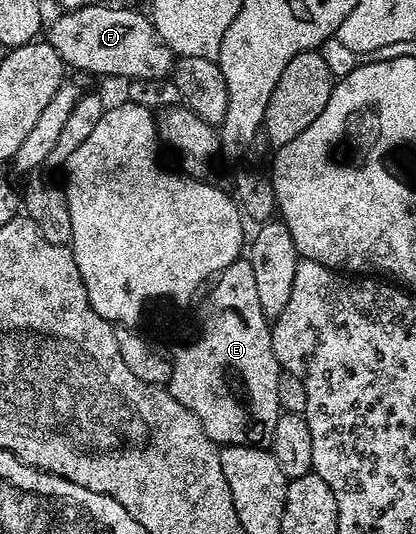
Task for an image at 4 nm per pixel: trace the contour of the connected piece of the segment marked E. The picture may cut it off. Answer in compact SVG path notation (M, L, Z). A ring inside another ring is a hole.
M248 258L236 259L219 272L205 311L209 316L201 327L197 339L186 347L172 352L173 372L167 389L203 425L207 437L218 445L244 445L246 447L265 447L272 444L275 421L283 414L279 405L279 377L282 370L277 366L277 358L271 345L271 323L265 318L263 305L259 305L259 292L255 289L255 273L251 270Z

